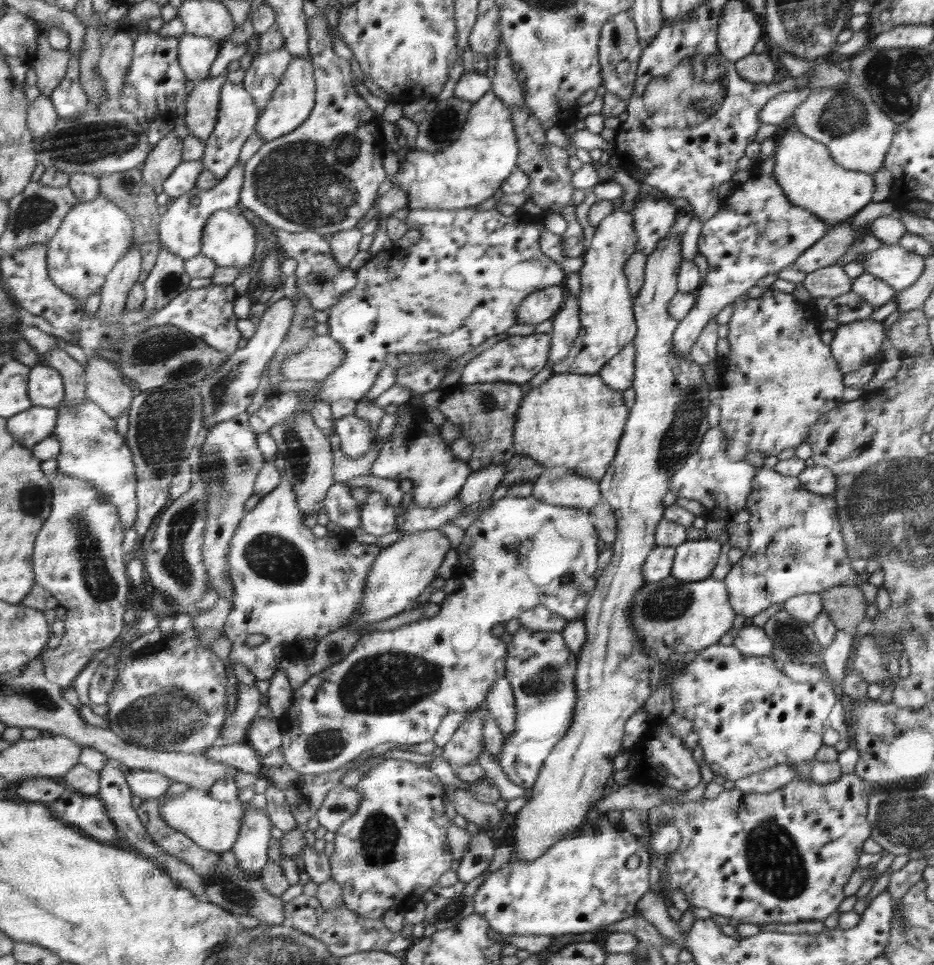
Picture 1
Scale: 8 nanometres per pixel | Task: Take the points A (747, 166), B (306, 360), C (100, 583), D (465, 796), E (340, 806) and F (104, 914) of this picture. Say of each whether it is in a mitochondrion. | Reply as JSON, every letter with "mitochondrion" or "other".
{"A":"other","B":"other","C":"mitochondrion","D":"other","E":"mitochondrion","F":"other"}

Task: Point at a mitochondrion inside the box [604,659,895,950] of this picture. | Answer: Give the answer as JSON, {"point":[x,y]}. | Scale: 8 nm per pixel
{"point":[774,861]}

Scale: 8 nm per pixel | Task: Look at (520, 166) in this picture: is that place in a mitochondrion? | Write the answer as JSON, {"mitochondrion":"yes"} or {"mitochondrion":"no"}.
{"mitochondrion":"no"}

